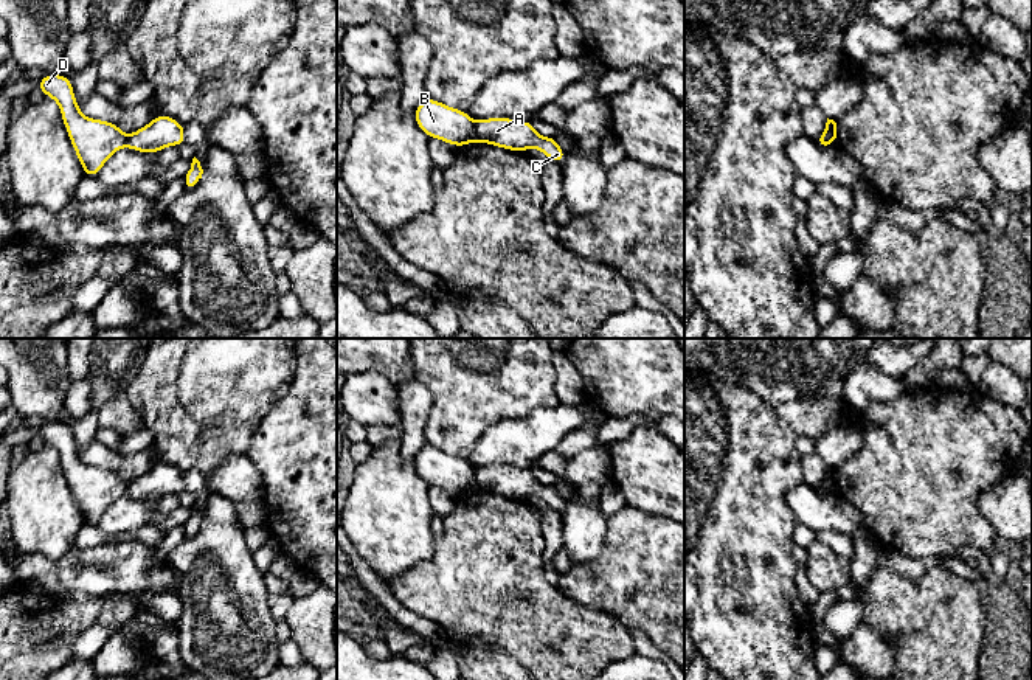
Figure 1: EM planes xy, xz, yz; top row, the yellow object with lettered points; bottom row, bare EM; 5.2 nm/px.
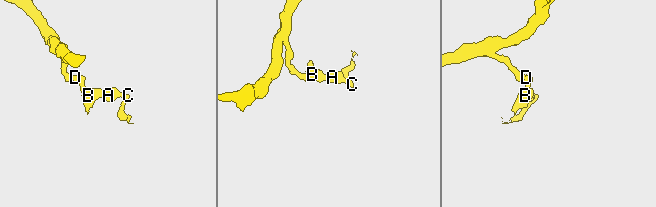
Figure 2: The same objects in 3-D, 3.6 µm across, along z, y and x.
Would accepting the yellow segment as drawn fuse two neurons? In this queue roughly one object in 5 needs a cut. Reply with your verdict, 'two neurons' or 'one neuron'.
two neurons

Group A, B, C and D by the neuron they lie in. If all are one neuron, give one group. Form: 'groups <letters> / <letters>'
groups A C / B D

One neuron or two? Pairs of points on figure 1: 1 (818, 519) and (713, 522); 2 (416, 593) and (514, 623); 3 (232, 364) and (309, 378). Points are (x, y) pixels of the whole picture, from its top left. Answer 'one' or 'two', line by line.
1: two
2: one
3: two

